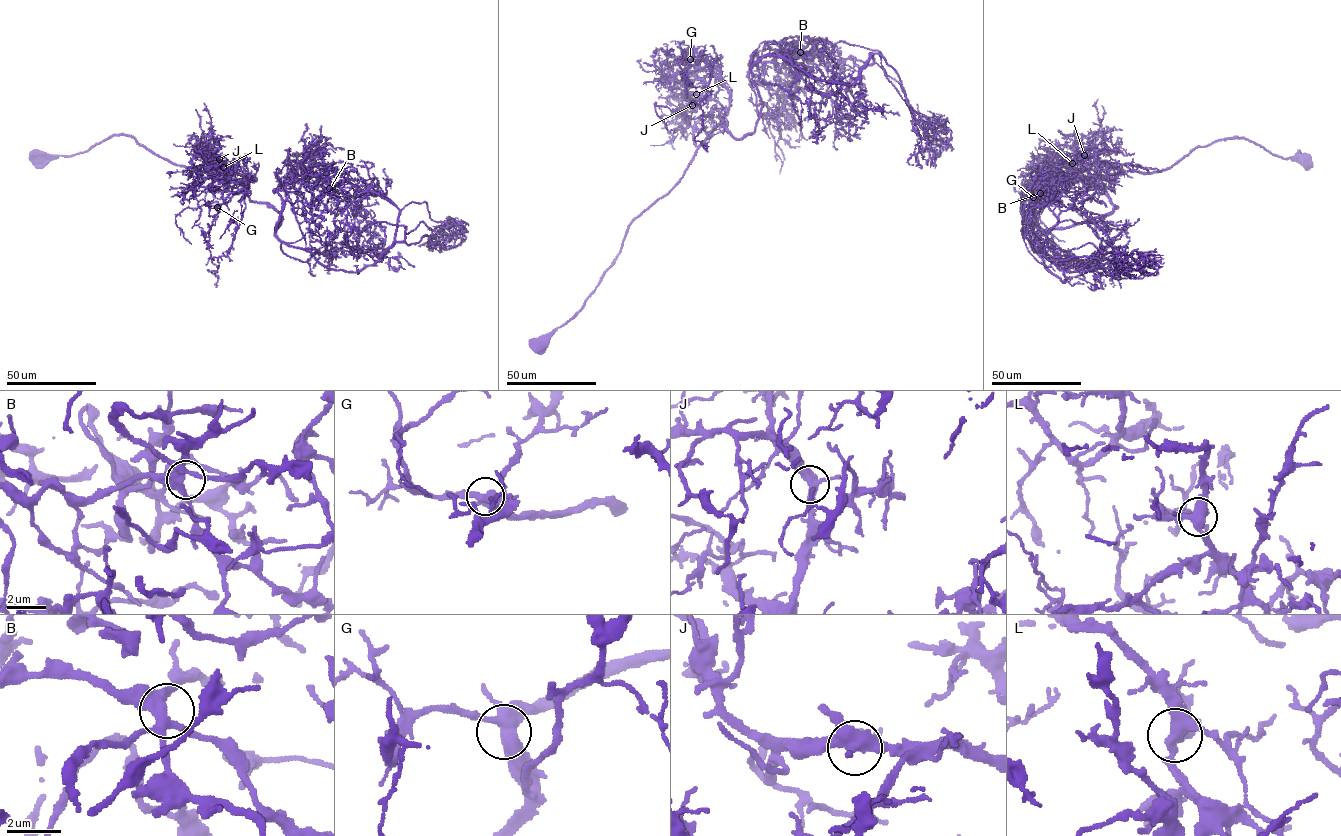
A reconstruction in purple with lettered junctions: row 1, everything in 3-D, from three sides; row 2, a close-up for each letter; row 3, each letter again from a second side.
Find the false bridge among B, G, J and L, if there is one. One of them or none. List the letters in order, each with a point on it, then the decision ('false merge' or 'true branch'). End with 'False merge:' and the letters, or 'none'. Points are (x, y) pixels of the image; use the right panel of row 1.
B: at (1040, 193); true branch
G: at (1033, 197); true branch
J: at (1084, 155); true branch
L: at (1072, 163); true branch
False merge: none

